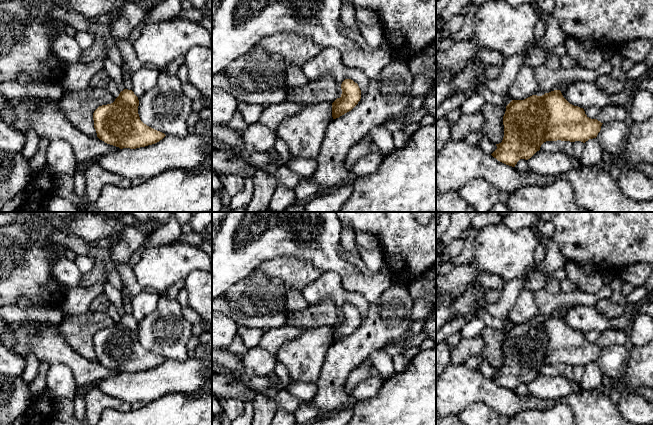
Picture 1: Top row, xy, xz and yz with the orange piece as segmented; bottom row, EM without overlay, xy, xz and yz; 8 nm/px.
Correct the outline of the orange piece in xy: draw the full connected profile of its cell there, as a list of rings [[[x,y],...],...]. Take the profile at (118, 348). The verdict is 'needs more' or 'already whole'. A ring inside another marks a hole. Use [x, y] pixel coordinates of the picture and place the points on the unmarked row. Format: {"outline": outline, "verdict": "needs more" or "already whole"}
{"outline": [[[128,313],[121,315],[113,327],[99,330],[93,337],[97,361],[120,373],[136,373],[162,364],[164,357],[140,344],[138,330],[138,321]]], "verdict": "already whole"}

